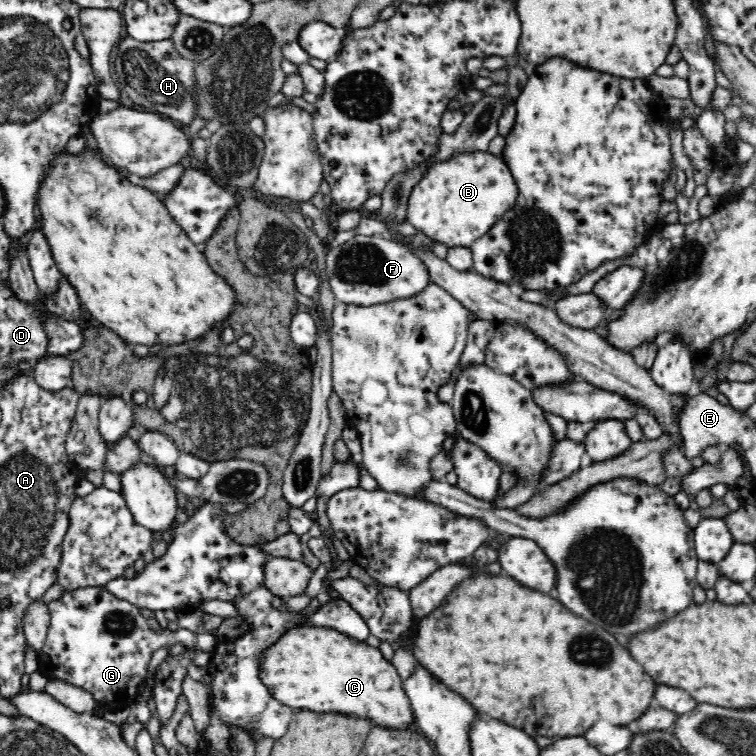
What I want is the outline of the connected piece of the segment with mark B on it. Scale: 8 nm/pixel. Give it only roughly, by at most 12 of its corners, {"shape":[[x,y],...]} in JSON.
{"shape":[[482,150],[435,162],[407,221],[469,248],[515,204],[514,175]]}

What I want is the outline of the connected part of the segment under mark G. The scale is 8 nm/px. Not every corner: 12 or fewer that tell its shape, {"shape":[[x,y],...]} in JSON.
{"shape":[[105,587],[63,592],[40,672],[128,708],[156,648],[211,633],[154,634]]}

